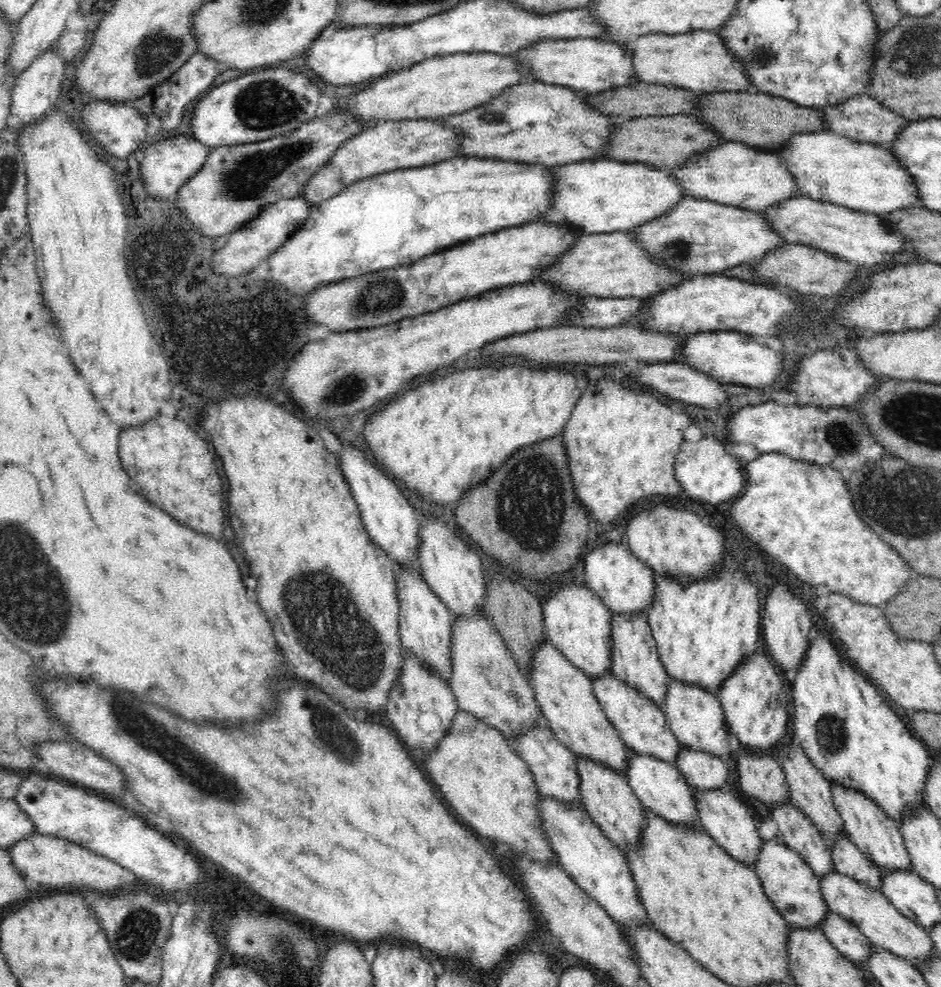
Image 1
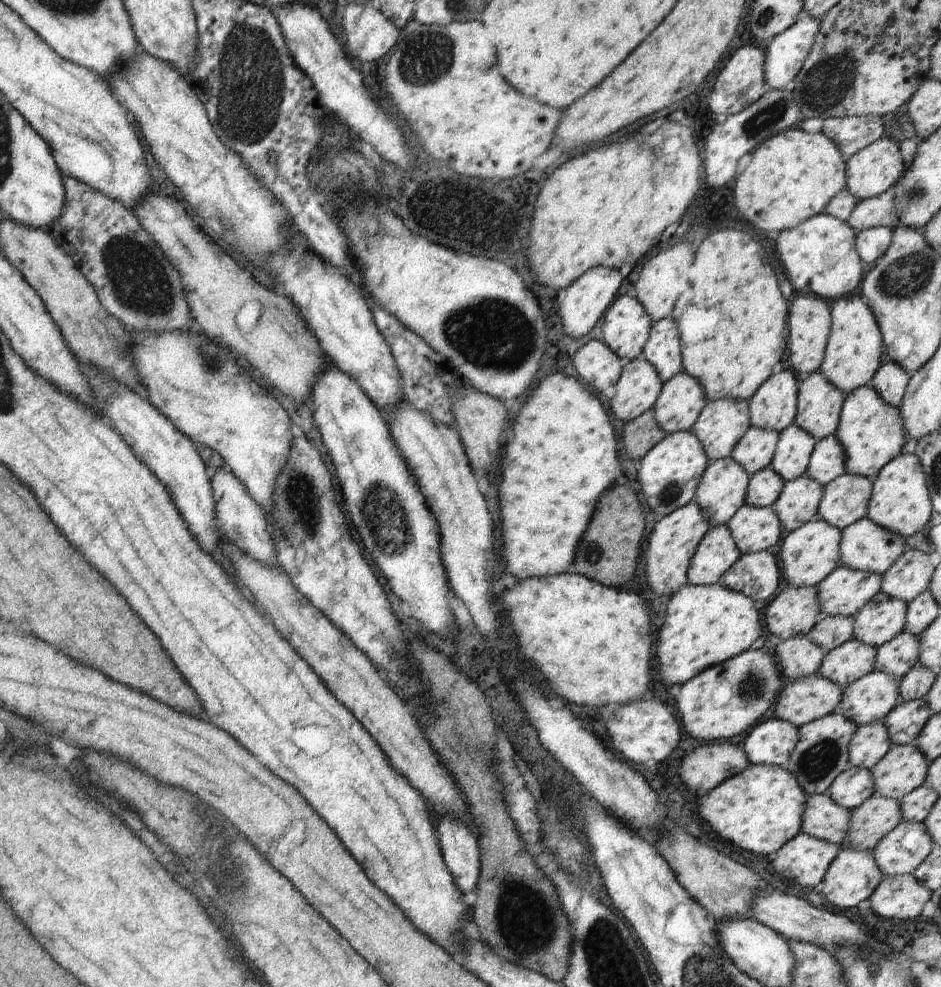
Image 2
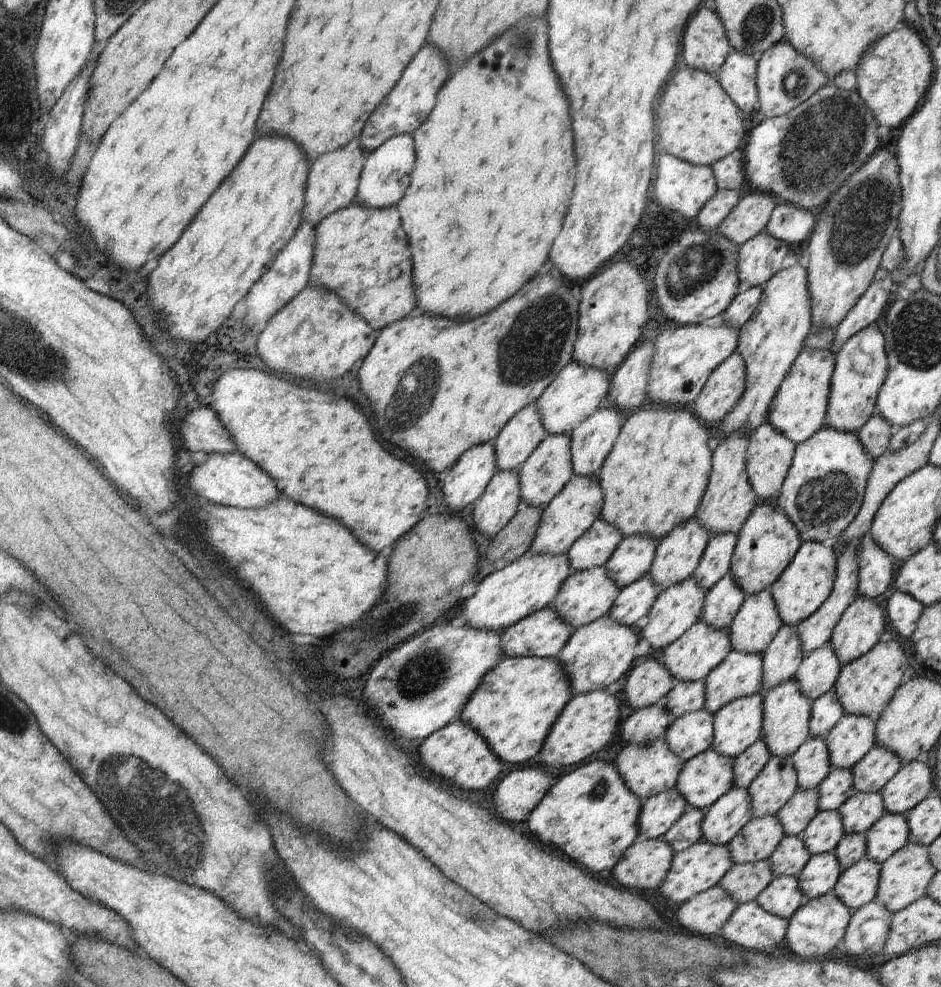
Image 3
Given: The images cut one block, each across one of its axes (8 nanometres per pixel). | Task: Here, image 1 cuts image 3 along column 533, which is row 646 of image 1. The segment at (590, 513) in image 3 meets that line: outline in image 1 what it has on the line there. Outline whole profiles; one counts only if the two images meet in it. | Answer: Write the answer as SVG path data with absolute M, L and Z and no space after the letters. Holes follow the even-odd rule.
M548 640L534 650L532 666L525 673L528 683L534 687L536 702L548 722L548 726L566 748L576 756L595 760L620 774L628 770L628 748L618 731L604 714L600 701L594 695L592 679L576 668Z

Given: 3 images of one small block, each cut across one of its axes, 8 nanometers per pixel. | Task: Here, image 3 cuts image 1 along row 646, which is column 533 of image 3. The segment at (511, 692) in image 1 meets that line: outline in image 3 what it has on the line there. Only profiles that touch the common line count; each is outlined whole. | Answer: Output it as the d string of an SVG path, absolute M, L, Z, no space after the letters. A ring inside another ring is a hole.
M550 435L536 447L524 464L518 468L517 475L520 481L520 496L528 506L544 509L557 494L570 482L573 475L571 461L570 435Z

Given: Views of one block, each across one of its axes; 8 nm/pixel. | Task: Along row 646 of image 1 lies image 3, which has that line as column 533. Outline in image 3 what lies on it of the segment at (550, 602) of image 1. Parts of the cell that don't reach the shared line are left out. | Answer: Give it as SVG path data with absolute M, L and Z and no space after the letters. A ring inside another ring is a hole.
M524 553L509 565L501 565L497 570L487 575L477 584L476 593L458 605L457 616L462 614L466 618L466 624L475 629L488 629L489 631L503 632L533 612L546 608L554 600L557 592L561 590L561 584L571 575L571 568L566 555L534 555Z

